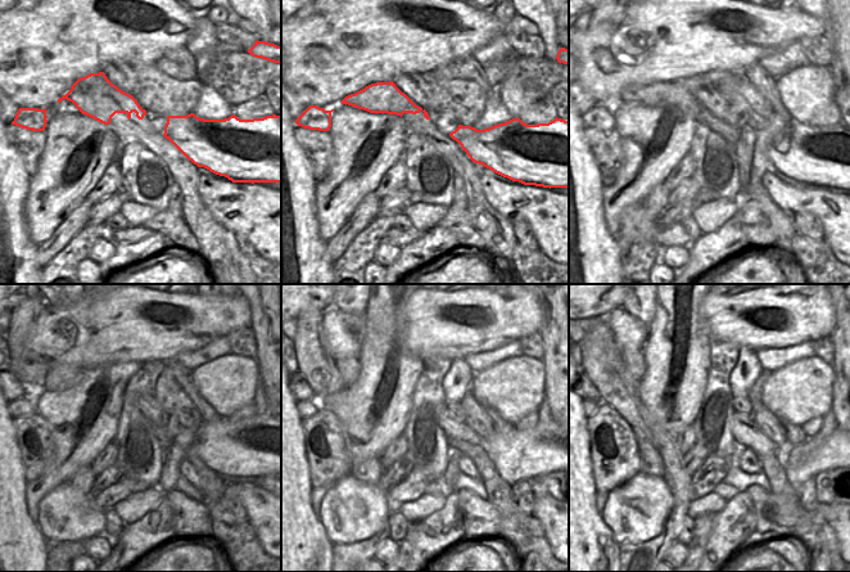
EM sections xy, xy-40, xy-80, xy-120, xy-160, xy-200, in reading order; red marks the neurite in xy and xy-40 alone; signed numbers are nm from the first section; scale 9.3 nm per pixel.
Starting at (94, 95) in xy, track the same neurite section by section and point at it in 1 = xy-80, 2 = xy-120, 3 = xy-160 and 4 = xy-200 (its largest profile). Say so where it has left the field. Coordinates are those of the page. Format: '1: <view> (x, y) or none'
1: xy-80 (663, 93)
2: xy-120 (54, 382)
3: xy-160 (348, 381)
4: xy-200 (638, 378)

